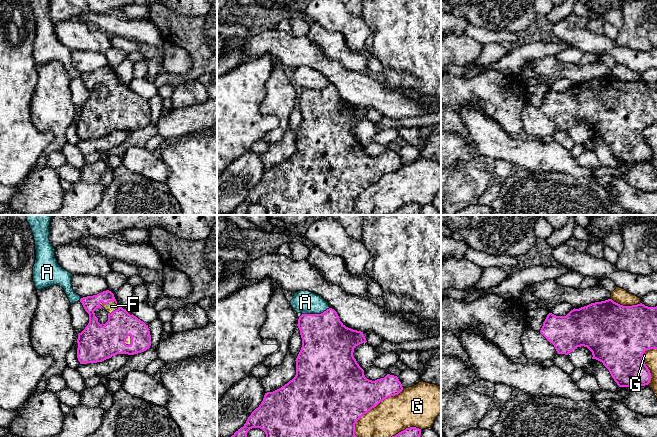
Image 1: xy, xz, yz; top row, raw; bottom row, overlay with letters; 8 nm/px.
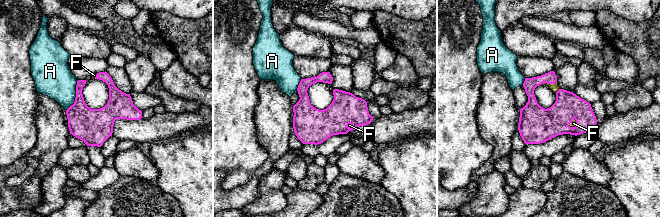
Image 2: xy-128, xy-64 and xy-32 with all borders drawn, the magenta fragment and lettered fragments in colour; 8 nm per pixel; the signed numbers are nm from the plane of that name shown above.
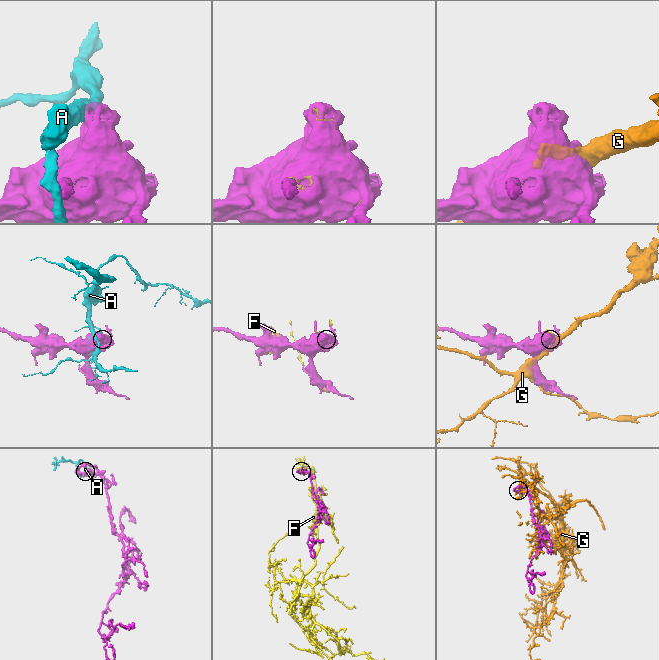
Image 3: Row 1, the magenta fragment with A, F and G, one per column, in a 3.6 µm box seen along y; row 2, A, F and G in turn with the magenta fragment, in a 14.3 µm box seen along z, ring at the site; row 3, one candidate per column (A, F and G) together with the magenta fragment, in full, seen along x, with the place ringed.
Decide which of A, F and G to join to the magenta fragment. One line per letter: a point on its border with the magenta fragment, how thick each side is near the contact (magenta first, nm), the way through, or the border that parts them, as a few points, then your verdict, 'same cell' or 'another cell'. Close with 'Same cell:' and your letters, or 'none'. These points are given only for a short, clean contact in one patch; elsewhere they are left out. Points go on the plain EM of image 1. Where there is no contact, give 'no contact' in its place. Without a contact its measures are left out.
A: xz (315, 90) | 400/190 nm | another cell
F: xy (110, 77) | 220/80 nm | same cell
G: xz (371, 184) | 460/300 nm | another cell
Same cell: F

